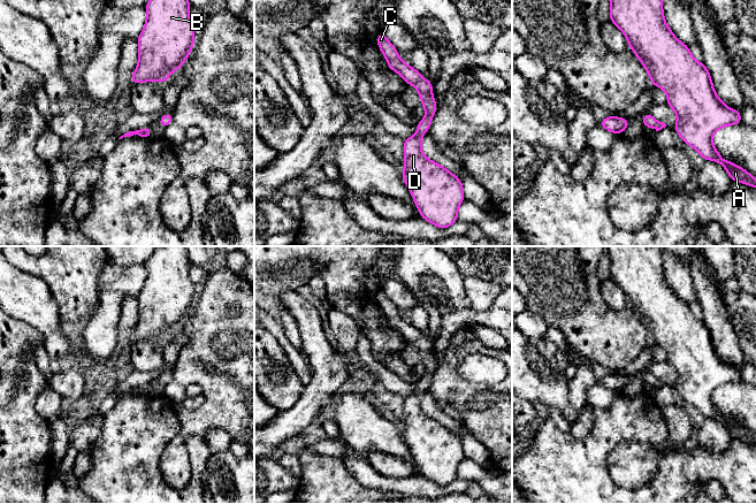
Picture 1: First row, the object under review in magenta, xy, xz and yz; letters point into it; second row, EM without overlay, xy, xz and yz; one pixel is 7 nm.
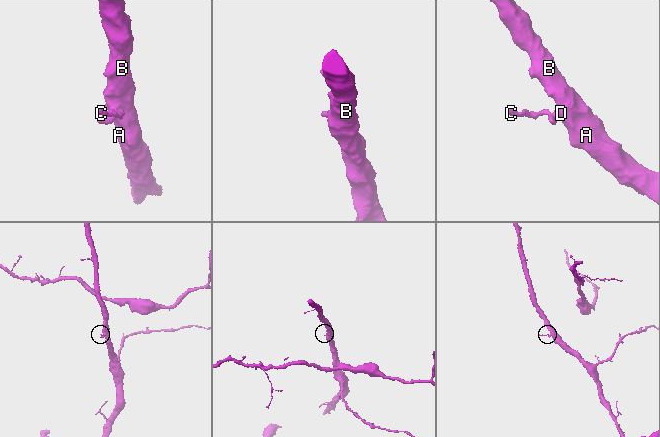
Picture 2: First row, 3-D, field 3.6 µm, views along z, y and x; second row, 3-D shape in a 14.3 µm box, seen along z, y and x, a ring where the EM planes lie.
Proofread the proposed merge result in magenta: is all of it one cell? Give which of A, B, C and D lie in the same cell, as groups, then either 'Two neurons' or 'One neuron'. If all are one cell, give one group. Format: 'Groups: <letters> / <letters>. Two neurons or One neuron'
Groups: A B C D. One neuron

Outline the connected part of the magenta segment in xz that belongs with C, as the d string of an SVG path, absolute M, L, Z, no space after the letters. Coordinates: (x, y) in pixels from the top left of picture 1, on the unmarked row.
M384 290L377 292L376 299L389 327L399 331L408 343L419 349L421 362L426 367L425 375L417 383L415 392L404 397L403 438L411 449L420 475L441 487L446 487L458 478L458 466L465 455L459 435L426 415L421 408L422 394L428 390L437 367L433 356L433 343L429 337L420 333L420 329L399 316L398 308L387 297Z

